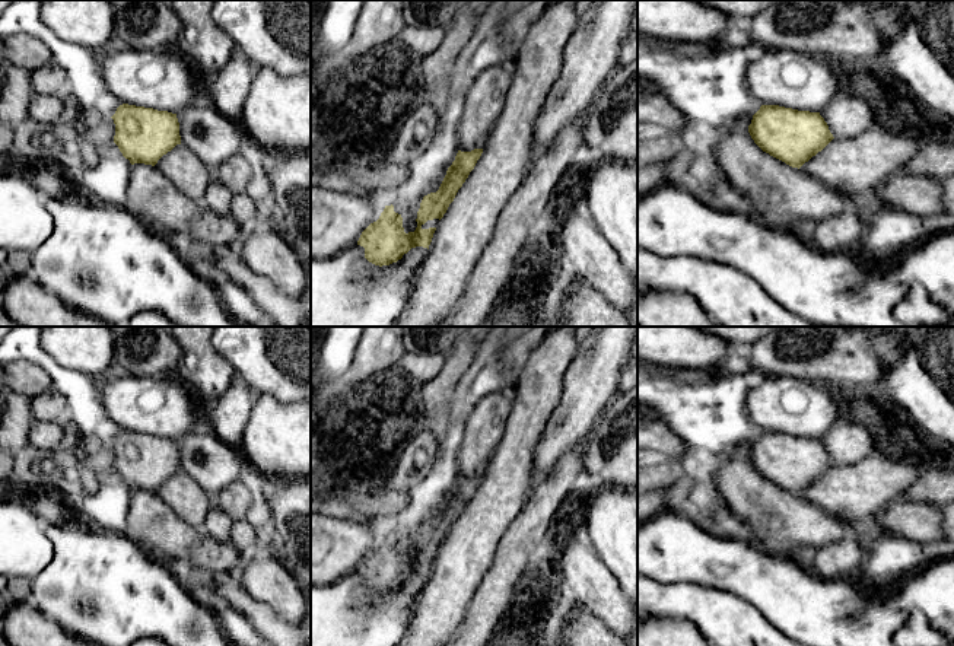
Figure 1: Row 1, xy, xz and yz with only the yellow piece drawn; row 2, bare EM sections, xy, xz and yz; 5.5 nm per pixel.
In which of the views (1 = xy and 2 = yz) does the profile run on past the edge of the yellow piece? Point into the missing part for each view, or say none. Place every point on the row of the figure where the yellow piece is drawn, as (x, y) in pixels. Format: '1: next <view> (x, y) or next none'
1: next none
2: next none

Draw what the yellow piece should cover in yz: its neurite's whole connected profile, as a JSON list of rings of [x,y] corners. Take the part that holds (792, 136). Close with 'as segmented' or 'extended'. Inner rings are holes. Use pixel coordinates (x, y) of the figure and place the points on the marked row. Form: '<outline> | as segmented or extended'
[[[761,105],[748,133],[763,152],[798,169],[834,139],[820,112],[779,105]]] | as segmented

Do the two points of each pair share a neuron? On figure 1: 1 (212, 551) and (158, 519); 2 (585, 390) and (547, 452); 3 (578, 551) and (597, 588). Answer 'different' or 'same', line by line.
1: same
2: same
3: same

